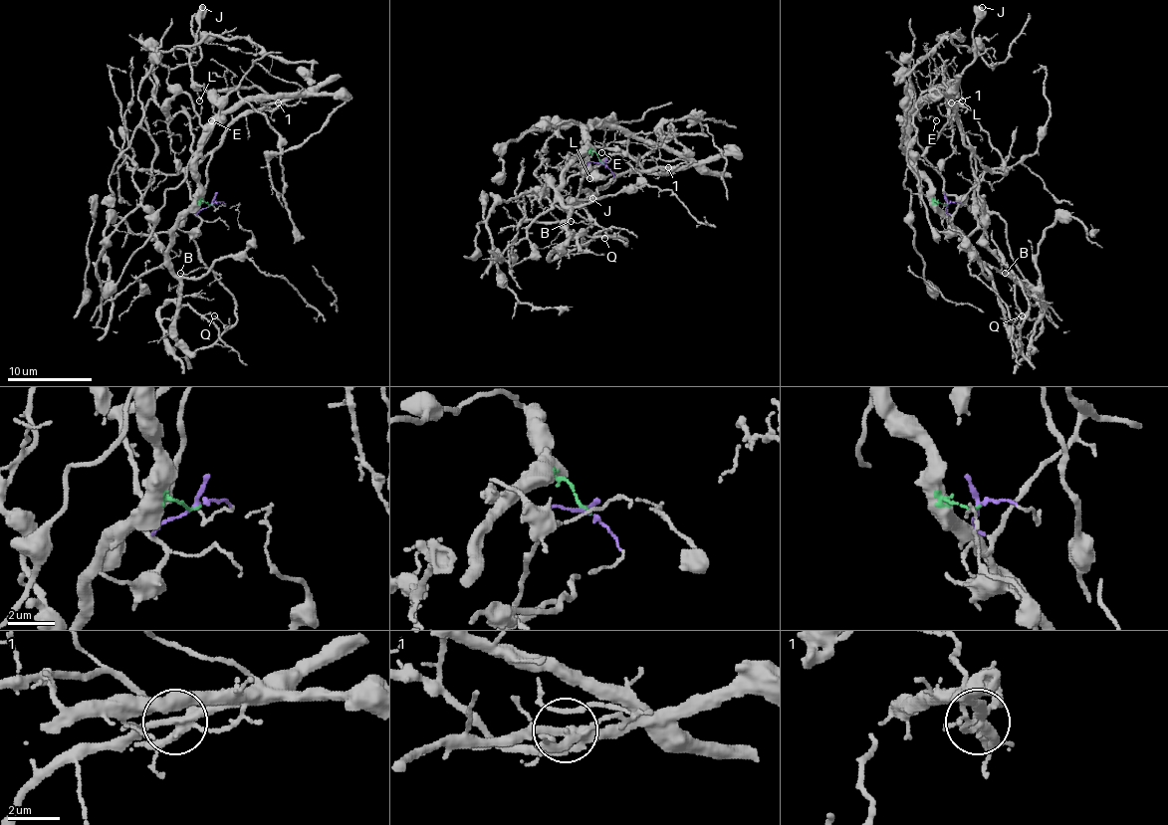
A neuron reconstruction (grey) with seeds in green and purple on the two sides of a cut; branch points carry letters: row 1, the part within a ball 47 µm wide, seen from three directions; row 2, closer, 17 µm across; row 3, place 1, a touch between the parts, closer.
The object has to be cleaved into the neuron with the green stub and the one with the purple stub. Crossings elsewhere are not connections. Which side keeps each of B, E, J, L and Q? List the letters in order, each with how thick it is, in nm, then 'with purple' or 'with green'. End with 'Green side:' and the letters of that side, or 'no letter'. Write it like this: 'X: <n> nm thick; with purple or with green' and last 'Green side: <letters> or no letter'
B: 100 nm thick; with green
E: 90 nm thick; with green
J: 650 nm thick; with purple
L: 100 nm thick; with purple
Q: 120 nm thick; with green
Green side: B, E, Q

